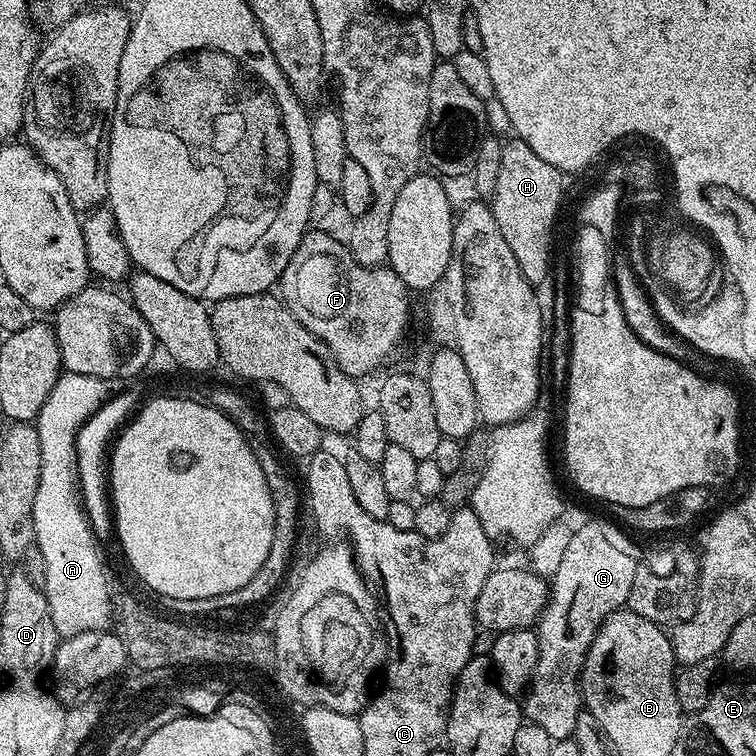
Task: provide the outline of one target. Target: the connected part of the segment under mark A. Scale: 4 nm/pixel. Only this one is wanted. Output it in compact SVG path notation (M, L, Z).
M64 372L50 390L50 398L42 402L42 410L36 415L35 425L40 443L40 473L34 494L35 547L42 550L42 562L46 562L46 578L43 582L48 602L54 596L74 596L56 604L50 614L61 637L96 632L96 620L104 620L104 580L100 566L105 557L100 554L98 537L88 523L88 513L80 495L80 475L76 465L76 435L78 430L103 404L110 399L109 381L94 378L90 374Z

